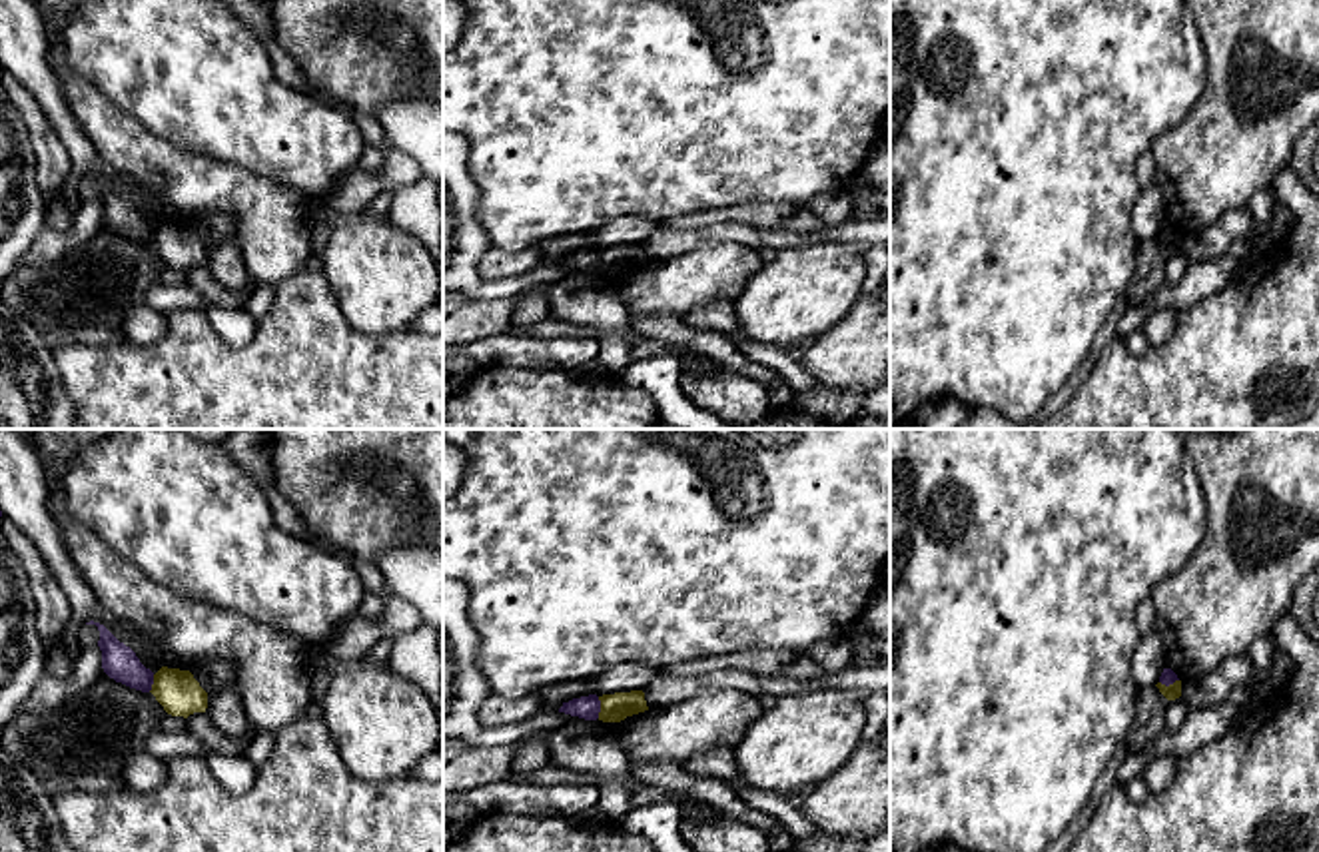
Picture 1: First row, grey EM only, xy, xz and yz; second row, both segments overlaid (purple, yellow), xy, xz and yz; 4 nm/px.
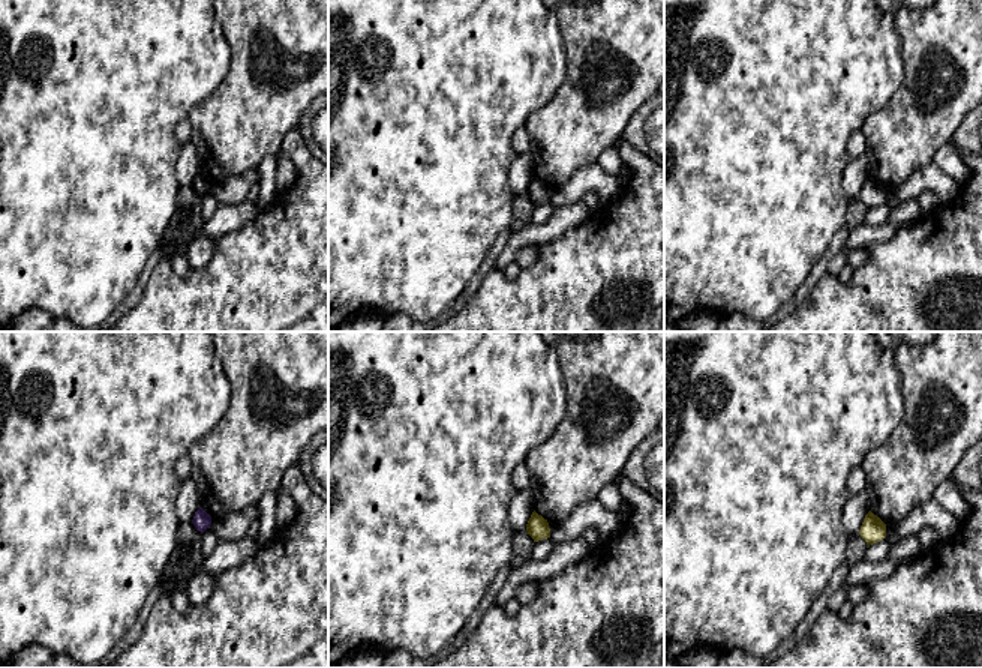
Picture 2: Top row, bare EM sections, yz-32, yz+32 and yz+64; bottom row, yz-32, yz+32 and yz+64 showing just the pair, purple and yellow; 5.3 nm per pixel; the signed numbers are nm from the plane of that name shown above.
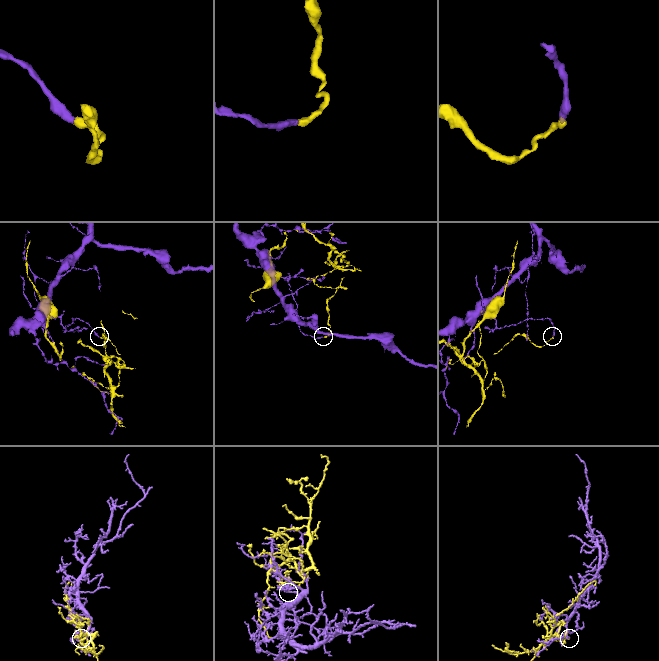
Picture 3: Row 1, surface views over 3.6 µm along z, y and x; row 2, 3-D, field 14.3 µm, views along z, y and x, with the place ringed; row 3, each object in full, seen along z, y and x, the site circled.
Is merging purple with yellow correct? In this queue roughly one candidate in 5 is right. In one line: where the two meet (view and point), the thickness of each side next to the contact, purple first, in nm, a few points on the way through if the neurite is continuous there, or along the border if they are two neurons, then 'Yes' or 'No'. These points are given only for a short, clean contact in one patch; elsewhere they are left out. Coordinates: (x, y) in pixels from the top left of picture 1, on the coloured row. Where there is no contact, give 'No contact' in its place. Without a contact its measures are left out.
Touches purple at xz (599, 707). Thickness 100 nm (purple) against 110 nm. Boundary: xz (597, 697), (599, 717). No

